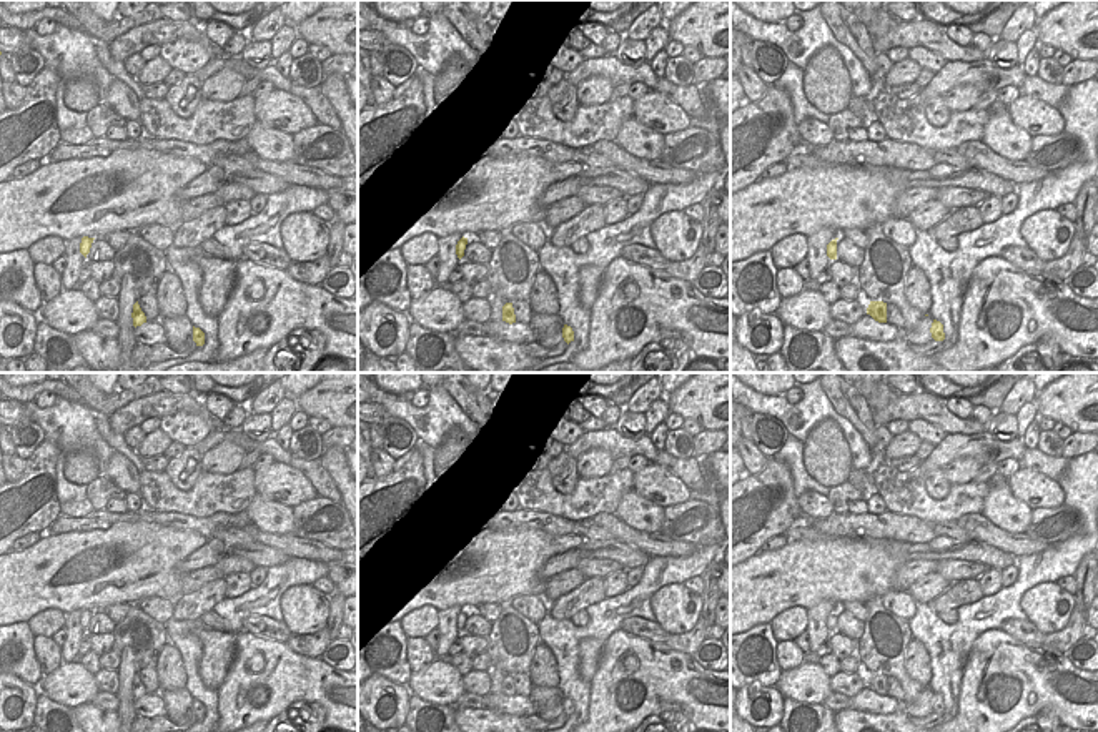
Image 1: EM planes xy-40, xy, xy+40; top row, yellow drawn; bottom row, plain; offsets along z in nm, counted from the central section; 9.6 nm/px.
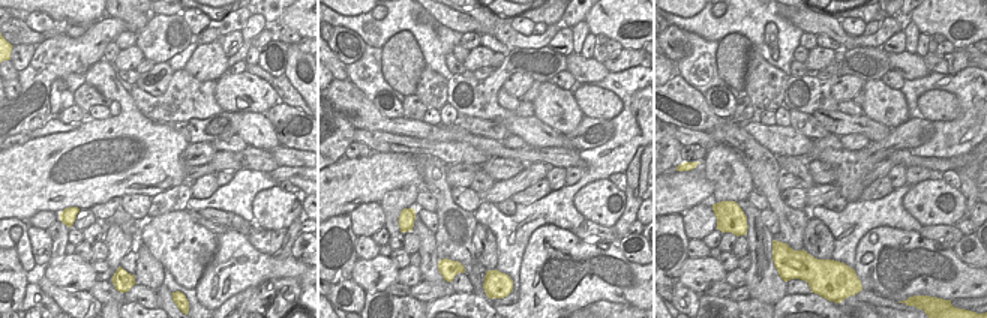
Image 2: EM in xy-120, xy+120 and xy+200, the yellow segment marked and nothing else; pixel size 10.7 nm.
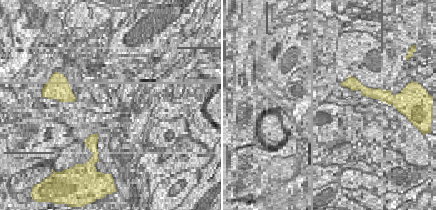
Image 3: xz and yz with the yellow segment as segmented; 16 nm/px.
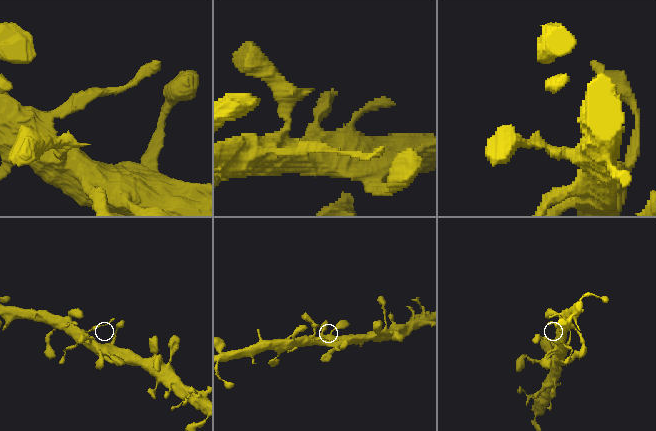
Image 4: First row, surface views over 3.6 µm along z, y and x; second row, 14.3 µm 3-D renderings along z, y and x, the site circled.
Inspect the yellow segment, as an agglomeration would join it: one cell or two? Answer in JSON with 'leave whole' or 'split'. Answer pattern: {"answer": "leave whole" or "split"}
{"answer": "leave whole"}

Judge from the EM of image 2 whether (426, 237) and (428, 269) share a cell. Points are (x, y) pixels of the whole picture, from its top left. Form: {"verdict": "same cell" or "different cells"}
{"verdict": "same cell"}

